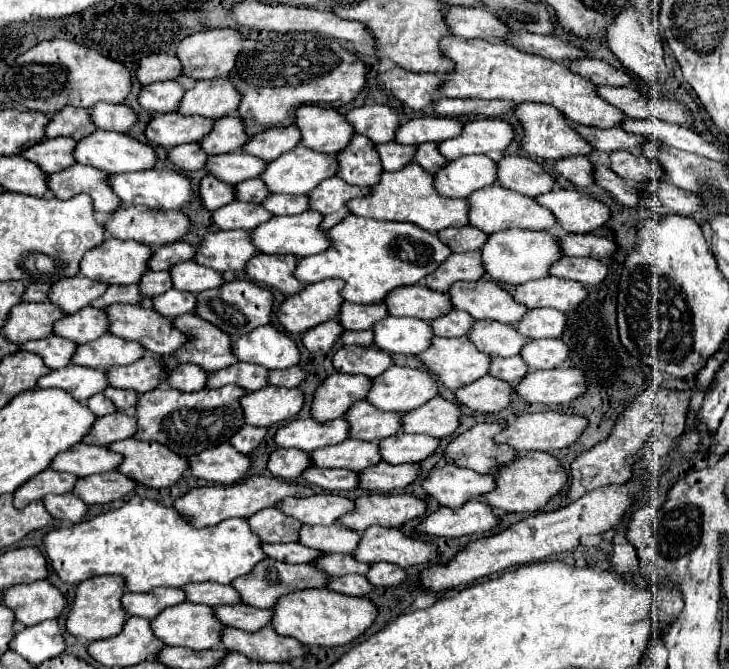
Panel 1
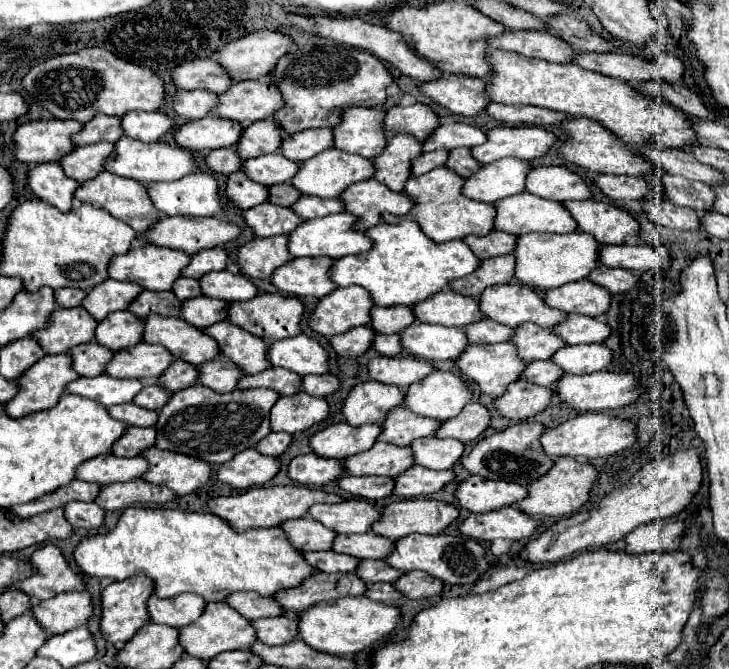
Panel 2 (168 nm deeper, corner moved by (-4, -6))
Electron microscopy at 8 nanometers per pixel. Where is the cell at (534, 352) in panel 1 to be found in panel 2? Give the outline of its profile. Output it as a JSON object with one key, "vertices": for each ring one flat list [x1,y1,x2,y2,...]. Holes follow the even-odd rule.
{"vertices":[[568,345,558,349,552,355,552,363,556,363,564,373,594,373,606,371,610,367,612,353,604,345]]}

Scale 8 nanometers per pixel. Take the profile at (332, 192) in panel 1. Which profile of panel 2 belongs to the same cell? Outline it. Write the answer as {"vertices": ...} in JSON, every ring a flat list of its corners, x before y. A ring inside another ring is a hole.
{"vertices":[[376,179,352,183,346,191,342,191,338,199,344,203,346,213,356,217,356,231,364,231,380,223,380,215,384,211,394,215,406,215,412,209,412,201,408,201,404,193,392,193]]}

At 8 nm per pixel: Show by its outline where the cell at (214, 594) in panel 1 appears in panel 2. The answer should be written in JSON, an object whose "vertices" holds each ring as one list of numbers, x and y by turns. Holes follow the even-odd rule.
{"vertices":[[240,591,236,595,228,595,228,599,224,599,224,603,228,603,232,609,236,609,240,615,244,615,250,621,284,613,274,599,268,599,268,597,262,597,256,593]]}

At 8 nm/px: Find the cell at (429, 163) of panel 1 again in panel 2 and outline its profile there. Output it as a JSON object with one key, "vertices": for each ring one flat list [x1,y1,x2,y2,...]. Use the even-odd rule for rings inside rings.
{"vertices":[[462,147,462,149,452,149,448,153,446,167,452,169,454,173,458,173,460,177,466,177,466,175,472,175,472,171,476,171,480,165,472,159,470,149,468,147]]}

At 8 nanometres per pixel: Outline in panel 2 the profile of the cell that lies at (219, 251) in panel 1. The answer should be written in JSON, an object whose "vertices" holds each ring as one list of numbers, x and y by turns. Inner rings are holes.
{"vertices":[[274,235,268,239,252,239,238,247,236,263,240,273,248,279,268,279,276,267,292,259,284,243,286,235]]}

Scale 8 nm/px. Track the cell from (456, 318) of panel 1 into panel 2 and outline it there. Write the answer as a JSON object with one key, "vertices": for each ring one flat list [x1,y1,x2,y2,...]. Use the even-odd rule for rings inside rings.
{"vertices":[[480,319,480,321,470,323,470,325,464,327,464,335,468,337,468,343,480,343,480,345,508,341,512,337,512,331,514,329,492,323,490,319]]}

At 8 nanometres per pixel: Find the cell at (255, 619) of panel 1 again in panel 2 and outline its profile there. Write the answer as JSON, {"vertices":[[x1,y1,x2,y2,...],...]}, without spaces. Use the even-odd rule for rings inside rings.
{"vertices":[[278,615,278,617,260,617,252,621,252,627,256,631,258,641,266,645,282,645,292,639,296,639,296,619],[282,641,282,643,278,643]]}

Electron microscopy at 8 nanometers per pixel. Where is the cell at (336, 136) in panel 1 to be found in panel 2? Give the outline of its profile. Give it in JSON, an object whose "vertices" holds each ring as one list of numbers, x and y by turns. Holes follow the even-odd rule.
{"vertices":[[350,107,342,111,340,123,332,127,334,147,366,159,376,157,386,143,382,119,384,119,384,109],[362,149,368,149,368,151,362,151]]}

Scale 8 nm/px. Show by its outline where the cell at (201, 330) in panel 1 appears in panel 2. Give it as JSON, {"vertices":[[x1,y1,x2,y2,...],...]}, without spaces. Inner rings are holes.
{"vertices":[[220,321,212,327,206,327,204,333,218,343,220,355,238,365,240,371,260,373,270,367,270,363,264,359,264,351,268,349,268,345,264,345,262,339,248,335,248,331,228,321]]}

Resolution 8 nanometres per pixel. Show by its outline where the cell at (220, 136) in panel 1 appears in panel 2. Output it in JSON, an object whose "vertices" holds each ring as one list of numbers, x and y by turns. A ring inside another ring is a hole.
{"vertices":[[272,119,256,121,242,131,234,149,238,155,256,153,260,157,266,153,274,153,280,147,280,139,282,139,280,135,282,135,282,131,280,131,280,127,276,127,276,123]]}

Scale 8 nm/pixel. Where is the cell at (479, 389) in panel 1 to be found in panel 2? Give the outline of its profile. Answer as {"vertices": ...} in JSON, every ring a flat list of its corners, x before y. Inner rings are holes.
{"vertices":[[512,381,506,391,496,397,494,405,502,417,522,421,540,413,552,399,552,389,528,381]]}

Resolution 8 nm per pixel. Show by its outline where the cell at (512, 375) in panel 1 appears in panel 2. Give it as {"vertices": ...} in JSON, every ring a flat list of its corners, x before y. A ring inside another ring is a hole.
{"vertices":[[530,361,520,373,520,379,542,385,542,387,552,387,552,383,560,379,560,375,562,375,560,367,556,367,552,361]]}

